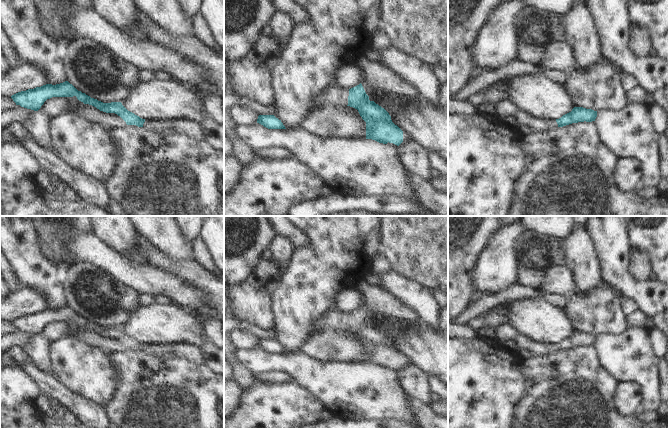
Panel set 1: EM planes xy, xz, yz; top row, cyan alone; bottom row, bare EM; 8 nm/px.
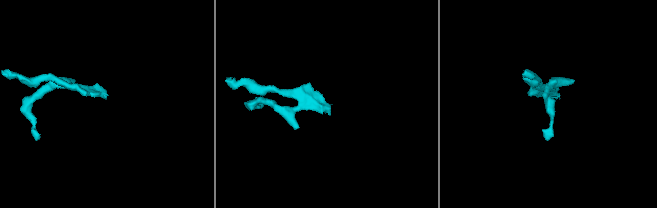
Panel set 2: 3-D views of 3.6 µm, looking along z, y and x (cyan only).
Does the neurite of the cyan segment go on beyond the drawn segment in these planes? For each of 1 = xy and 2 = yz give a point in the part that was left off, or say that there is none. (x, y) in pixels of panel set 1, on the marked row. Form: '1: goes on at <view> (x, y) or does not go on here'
1: goes on at xy (187, 127)
2: goes on at yz (523, 118)

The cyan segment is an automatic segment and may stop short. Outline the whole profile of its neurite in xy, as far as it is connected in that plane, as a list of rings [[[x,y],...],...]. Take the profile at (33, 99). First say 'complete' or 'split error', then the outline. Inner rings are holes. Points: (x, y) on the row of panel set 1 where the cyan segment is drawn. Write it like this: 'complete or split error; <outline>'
split error; [[[65,81],[60,84],[46,84],[34,89],[18,92],[11,96],[16,105],[38,111],[47,99],[52,97],[73,97],[84,104],[89,104],[100,111],[106,113],[115,113],[120,116],[127,125],[136,125],[144,127],[157,134],[180,133],[196,140],[203,140],[203,133],[198,122],[189,119],[166,119],[152,121],[142,119],[134,113],[128,111],[121,102],[103,103],[97,99],[78,91],[72,84]]]

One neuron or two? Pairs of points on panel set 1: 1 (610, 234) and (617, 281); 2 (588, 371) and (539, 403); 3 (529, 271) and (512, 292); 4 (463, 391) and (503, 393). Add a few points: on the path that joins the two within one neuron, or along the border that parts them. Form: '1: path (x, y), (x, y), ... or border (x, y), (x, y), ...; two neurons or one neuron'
1: path (612, 246), (615, 269); one neuron
2: path (576, 383), (556, 403), (551, 403); one neuron
3: border (517, 281), (523, 284), (530, 284), (539, 289); two neurons
4: path (473, 391), (493, 391); one neuron

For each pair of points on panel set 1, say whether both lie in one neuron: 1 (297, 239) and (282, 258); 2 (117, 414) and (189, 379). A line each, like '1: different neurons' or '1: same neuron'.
1: different neurons
2: same neuron

